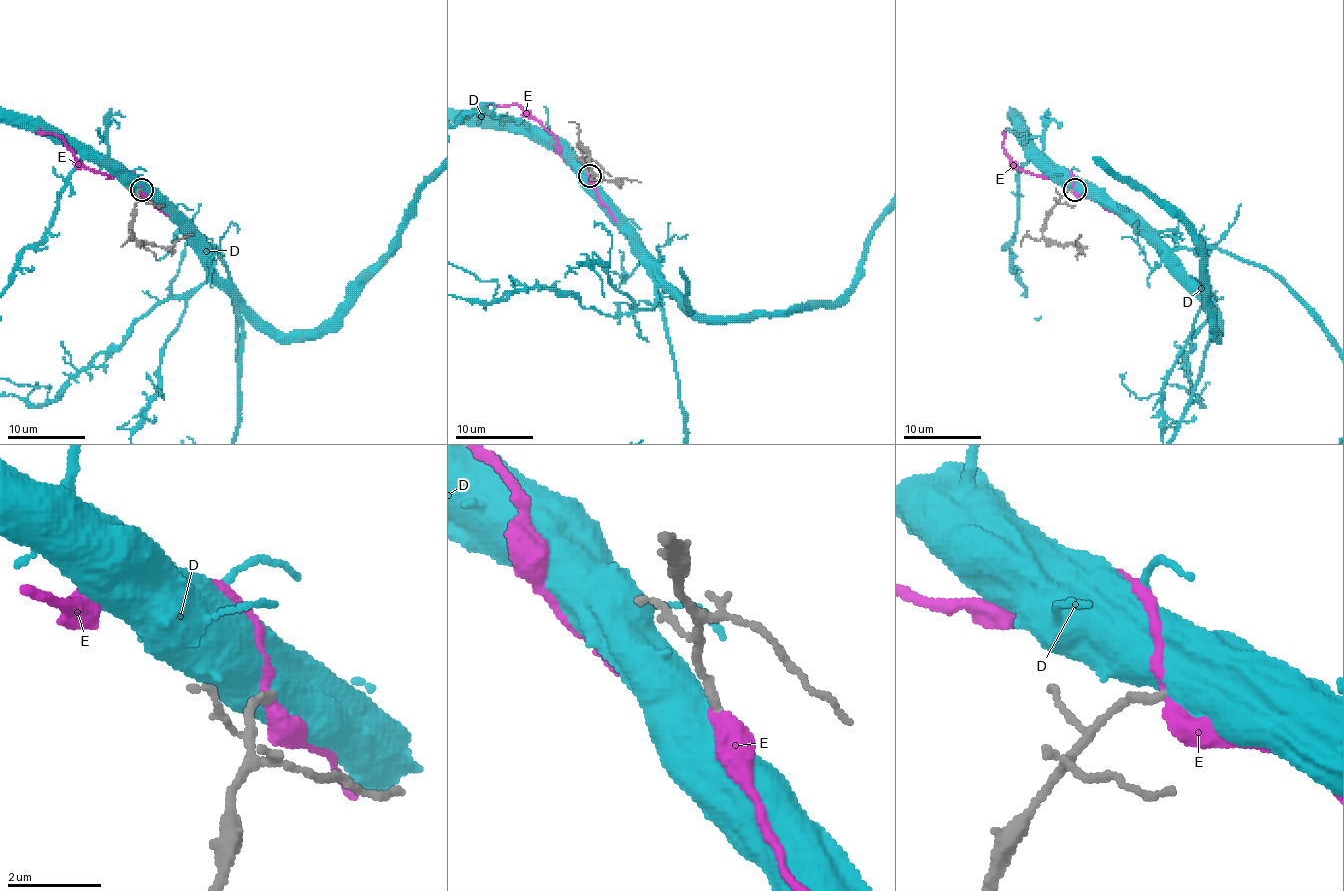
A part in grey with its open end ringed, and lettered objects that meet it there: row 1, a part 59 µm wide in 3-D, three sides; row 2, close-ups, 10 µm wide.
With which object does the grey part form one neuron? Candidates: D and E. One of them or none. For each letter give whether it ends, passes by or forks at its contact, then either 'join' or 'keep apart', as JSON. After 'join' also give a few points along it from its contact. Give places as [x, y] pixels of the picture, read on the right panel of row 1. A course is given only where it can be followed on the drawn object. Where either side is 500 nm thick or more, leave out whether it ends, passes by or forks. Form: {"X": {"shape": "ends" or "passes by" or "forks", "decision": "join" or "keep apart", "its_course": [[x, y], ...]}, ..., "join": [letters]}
{"D": {"decision": "join"}, "E": {"shape": "passes by", "decision": "keep apart"}, "join": ["D"]}

